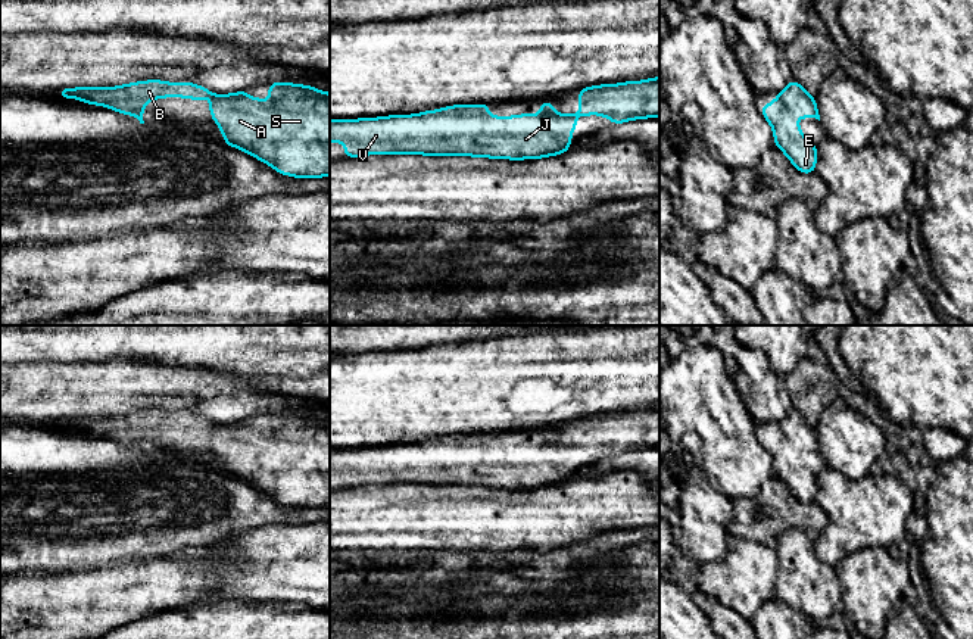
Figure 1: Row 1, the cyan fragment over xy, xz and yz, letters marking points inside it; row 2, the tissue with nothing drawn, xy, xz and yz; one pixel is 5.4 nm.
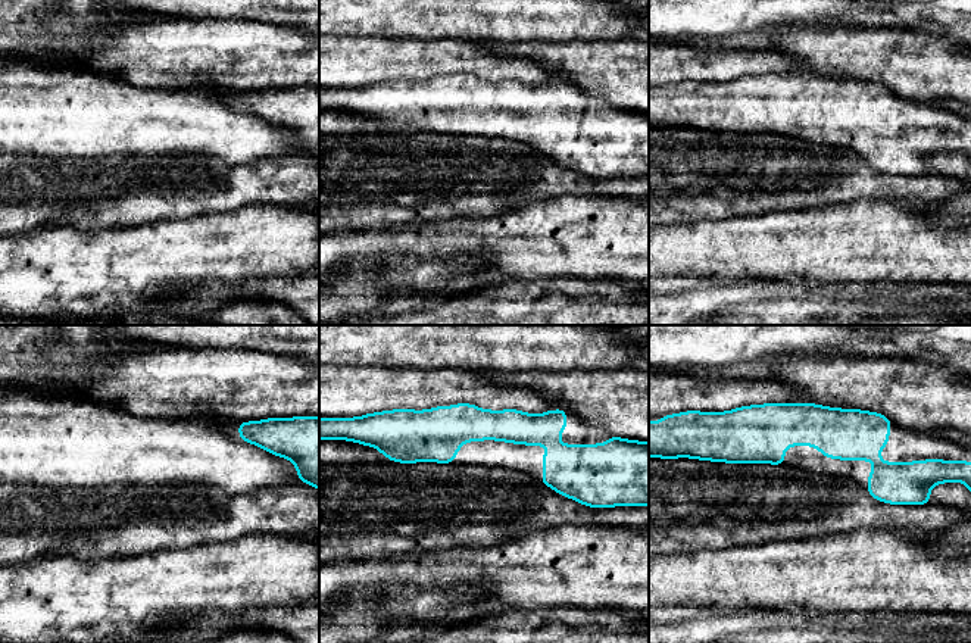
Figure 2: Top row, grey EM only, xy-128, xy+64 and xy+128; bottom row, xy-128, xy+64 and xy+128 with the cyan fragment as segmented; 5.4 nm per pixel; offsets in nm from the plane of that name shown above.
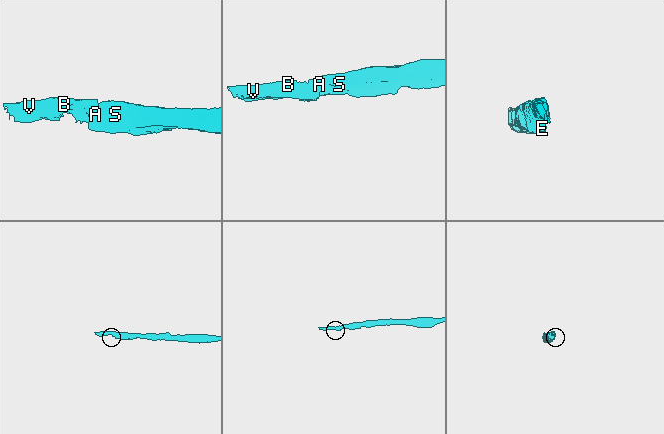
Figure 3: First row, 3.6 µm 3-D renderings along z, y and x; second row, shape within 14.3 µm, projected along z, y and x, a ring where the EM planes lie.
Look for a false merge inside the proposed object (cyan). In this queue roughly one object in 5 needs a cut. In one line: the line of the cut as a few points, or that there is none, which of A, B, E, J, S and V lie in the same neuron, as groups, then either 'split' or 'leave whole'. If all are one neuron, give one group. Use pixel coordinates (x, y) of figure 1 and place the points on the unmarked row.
cut none; groups A B E J S V; leave whole

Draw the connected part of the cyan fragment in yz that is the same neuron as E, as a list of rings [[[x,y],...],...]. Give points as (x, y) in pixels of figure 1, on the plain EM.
[[[792,409],[771,433],[760,440],[773,456],[774,474],[792,495],[802,504],[814,502],[817,476],[805,468],[796,449],[815,448],[820,451],[815,427],[811,427],[798,411]]]

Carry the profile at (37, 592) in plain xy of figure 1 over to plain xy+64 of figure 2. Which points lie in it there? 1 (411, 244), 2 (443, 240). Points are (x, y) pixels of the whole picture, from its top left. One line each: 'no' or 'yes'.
1: no
2: no

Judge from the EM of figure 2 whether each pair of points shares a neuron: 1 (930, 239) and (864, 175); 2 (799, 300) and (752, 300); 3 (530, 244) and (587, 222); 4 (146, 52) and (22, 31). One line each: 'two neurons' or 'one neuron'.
1: two neurons
2: one neuron
3: one neuron
4: two neurons

